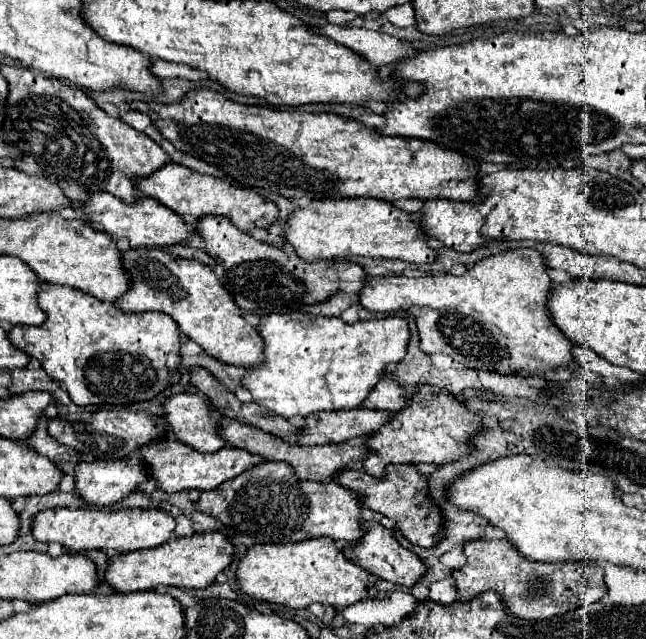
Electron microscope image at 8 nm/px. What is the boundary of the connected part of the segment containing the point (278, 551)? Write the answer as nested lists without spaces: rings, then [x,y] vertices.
[[[308,539],[286,545],[254,545],[238,565],[238,585],[254,599],[306,609],[312,603],[352,605],[366,597],[370,573],[350,563],[332,539]]]

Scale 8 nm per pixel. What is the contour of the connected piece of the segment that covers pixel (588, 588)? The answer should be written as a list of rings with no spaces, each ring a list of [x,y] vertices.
[[[468,541],[466,543],[468,563],[454,571],[458,599],[470,601],[484,591],[496,591],[502,595],[506,609],[520,619],[550,619],[582,605],[592,605],[606,595],[604,569],[596,563],[574,561],[574,563],[536,563],[528,561],[508,541]]]

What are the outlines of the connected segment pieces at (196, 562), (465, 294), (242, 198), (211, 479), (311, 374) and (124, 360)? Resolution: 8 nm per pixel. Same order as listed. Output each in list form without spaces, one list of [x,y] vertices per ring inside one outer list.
[[[194,533],[192,537],[172,539],[160,547],[144,549],[144,551],[130,551],[118,557],[108,559],[106,581],[116,591],[130,593],[130,591],[146,591],[158,587],[198,587],[206,589],[216,581],[216,575],[222,573],[234,555],[234,545],[222,533]]]
[[[512,249],[492,255],[478,261],[462,277],[442,275],[410,279],[394,275],[370,281],[372,285],[360,293],[360,303],[376,313],[412,313],[420,331],[420,349],[428,355],[444,353],[456,363],[476,371],[494,371],[520,377],[534,377],[560,367],[570,367],[574,363],[572,341],[554,325],[546,307],[548,295],[552,291],[552,279],[548,275],[544,255],[536,249]]]
[[[168,163],[162,169],[158,169],[152,177],[140,179],[138,191],[146,197],[152,197],[152,199],[164,203],[166,207],[180,213],[182,217],[202,219],[206,215],[222,215],[222,217],[228,217],[234,225],[238,225],[238,229],[242,229],[242,231],[250,231],[254,227],[268,229],[278,219],[276,203],[268,201],[260,193],[234,187],[228,181],[212,177],[212,175],[200,175],[178,163]]]
[[[160,439],[150,445],[144,445],[142,455],[148,465],[148,471],[152,473],[152,479],[158,481],[160,489],[164,489],[168,493],[190,491],[190,489],[210,491],[210,489],[216,489],[220,483],[244,473],[252,465],[266,461],[264,457],[256,457],[254,453],[248,453],[244,449],[236,449],[230,445],[214,451],[214,453],[198,453],[196,449],[184,445],[176,439]]]
[[[266,315],[258,327],[266,341],[266,361],[242,377],[254,401],[280,417],[360,407],[390,365],[404,359],[410,341],[408,319],[386,317],[344,323],[324,315]]]
[[[40,283],[38,303],[40,303],[40,307],[46,311],[46,321],[44,321],[42,325],[38,325],[38,327],[24,327],[24,325],[14,327],[14,329],[8,333],[8,337],[10,337],[10,341],[12,341],[18,349],[22,349],[22,351],[28,353],[30,357],[38,359],[38,361],[42,363],[42,369],[44,369],[54,381],[60,381],[60,383],[66,387],[66,391],[68,391],[68,395],[70,395],[70,399],[72,399],[74,405],[80,405],[80,407],[84,407],[84,405],[130,405],[130,403],[150,401],[150,399],[154,399],[156,395],[160,395],[162,391],[166,391],[170,385],[174,385],[174,383],[180,381],[178,367],[180,367],[180,361],[182,361],[182,357],[180,357],[182,333],[180,333],[180,329],[178,329],[178,323],[176,323],[170,315],[152,313],[152,311],[146,311],[146,313],[124,313],[124,311],[120,311],[120,309],[118,309],[114,303],[110,303],[110,301],[100,301],[100,299],[96,299],[96,297],[92,297],[92,295],[88,295],[88,293],[84,293],[84,291],[80,291],[80,289],[74,289],[74,287],[68,287],[68,285],[52,285],[52,283]]]

